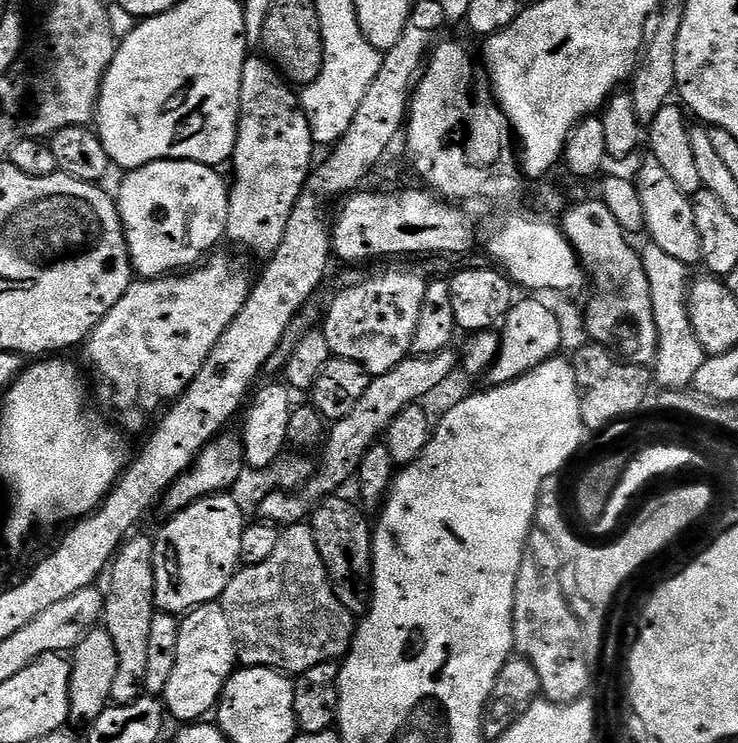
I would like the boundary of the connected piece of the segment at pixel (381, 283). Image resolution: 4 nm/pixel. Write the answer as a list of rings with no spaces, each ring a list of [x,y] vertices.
[[[384,268],[381,272],[372,272],[365,280],[360,280],[357,284],[352,284],[349,288],[344,288],[328,304],[328,313],[322,316],[322,331],[326,334],[326,342],[330,342],[330,350],[333,357],[350,362],[358,362],[368,372],[369,377],[381,376],[386,374],[386,370],[394,370],[412,352],[412,343],[414,342],[414,330],[418,330],[418,314],[422,314],[422,302],[426,298],[428,289],[428,280],[420,272],[415,272],[412,268]]]

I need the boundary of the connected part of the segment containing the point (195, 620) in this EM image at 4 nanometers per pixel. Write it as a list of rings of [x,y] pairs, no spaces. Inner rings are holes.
[[[213,602],[203,604],[192,609],[180,620],[178,630],[178,658],[174,658],[174,671],[170,673],[170,682],[166,682],[166,690],[163,694],[164,707],[167,715],[180,722],[200,722],[204,716],[213,711],[220,702],[220,695],[231,678],[233,672],[237,671],[238,661],[236,658],[236,639],[234,630],[230,630],[230,618],[226,618],[226,610],[223,603]]]

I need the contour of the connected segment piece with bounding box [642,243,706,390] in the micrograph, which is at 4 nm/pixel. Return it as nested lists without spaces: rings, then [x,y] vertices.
[[[654,243],[643,249],[642,259],[646,278],[650,282],[650,298],[654,306],[654,322],[658,326],[658,350],[654,361],[654,380],[664,390],[684,390],[698,374],[698,366],[706,359],[706,353],[698,342],[688,317],[689,265],[670,258],[666,250],[658,250]]]

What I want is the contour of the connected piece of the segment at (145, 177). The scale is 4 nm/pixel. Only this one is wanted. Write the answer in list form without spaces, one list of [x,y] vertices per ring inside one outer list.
[[[155,160],[125,175],[128,177],[120,184],[118,207],[137,277],[155,278],[191,270],[220,239],[225,239],[230,184],[216,172],[213,165],[193,160]]]

